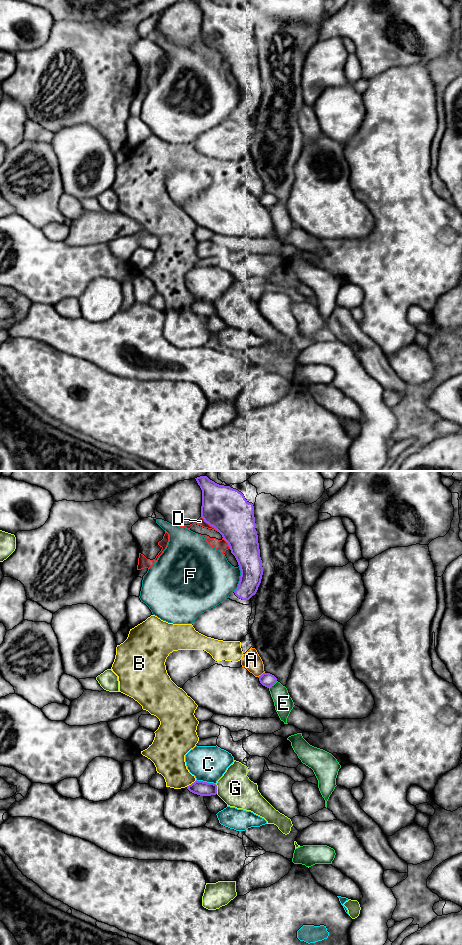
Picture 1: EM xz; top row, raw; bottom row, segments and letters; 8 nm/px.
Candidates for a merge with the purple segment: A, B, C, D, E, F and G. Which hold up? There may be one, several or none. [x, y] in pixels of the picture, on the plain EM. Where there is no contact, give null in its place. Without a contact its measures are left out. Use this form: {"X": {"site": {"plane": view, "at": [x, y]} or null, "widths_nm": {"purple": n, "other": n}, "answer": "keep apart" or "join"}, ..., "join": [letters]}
{"A": {"site": {"plane": "xz", "at": [262, 194]}, "widths_nm": {"purple": 110, "other": 150}, "answer": "keep apart"}, "B": {"site": {"plane": "xz", "at": [192, 303]}, "widths_nm": {"purple": 120, "other": 240}, "answer": "keep apart"}, "C": {"site": {"plane": "xz", "at": [206, 302]}, "widths_nm": {"purple": 120, "other": 280}, "answer": "keep apart"}, "D": {"site": {"plane": "xz", "at": [209, 44]}, "widths_nm": {"purple": 360, "other": 60}, "answer": "keep apart"}, "E": {"site": {"plane": "xz", "at": [272, 204]}, "widths_nm": {"purple": 110, "other": 150}, "answer": "keep apart"}, "F": {"site": {"plane": "xz", "at": [240, 99]}, "widths_nm": {"purple": 220, "other": 400}, "answer": "keep apart"}, "G": {"site": {"plane": "xz", "at": [216, 309]}, "widths_nm": {"purple": 120, "other": 280}, "answer": "keep apart"}, "join": []}

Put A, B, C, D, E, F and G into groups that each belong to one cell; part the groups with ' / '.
A B / C / D / E / F / G

